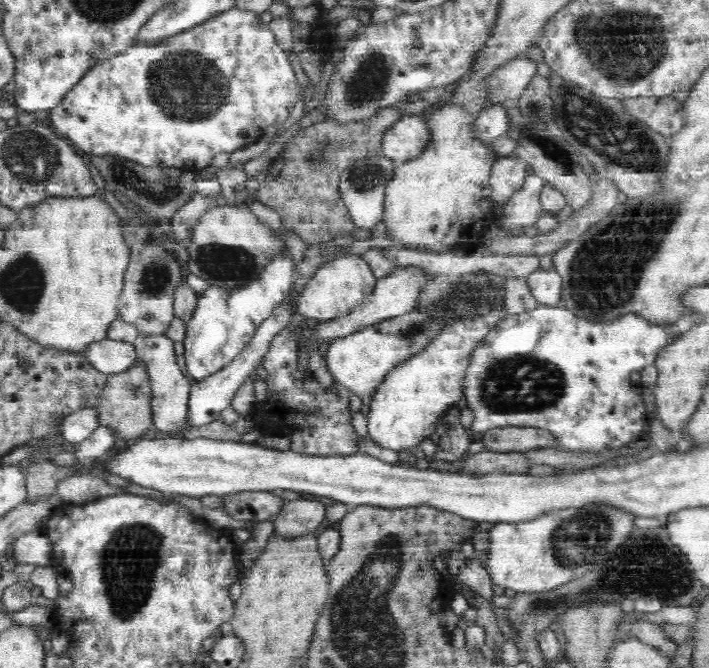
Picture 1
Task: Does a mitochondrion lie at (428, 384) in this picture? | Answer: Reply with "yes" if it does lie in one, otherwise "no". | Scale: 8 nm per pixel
no

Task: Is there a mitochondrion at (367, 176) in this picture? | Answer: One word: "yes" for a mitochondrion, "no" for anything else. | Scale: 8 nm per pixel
yes

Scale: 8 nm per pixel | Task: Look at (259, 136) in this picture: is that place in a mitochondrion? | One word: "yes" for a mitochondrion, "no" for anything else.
no

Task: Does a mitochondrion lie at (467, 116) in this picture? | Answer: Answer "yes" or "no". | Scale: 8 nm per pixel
no

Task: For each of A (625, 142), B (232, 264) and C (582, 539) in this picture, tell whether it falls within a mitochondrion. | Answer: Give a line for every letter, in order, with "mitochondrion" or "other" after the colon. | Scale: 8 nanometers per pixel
A: mitochondrion
B: mitochondrion
C: mitochondrion

